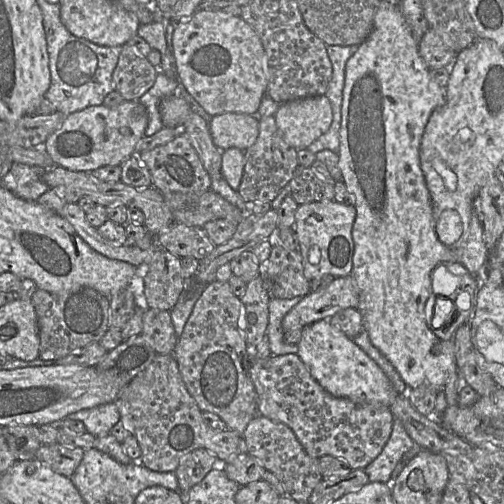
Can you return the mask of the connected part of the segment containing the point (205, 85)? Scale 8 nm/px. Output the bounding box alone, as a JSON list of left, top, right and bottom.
[173,9,269,116]

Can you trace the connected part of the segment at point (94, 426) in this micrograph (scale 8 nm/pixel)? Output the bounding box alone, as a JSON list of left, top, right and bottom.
[65,402,120,436]

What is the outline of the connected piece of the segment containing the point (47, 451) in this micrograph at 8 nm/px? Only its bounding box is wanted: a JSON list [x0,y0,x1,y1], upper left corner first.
[35,443,84,477]

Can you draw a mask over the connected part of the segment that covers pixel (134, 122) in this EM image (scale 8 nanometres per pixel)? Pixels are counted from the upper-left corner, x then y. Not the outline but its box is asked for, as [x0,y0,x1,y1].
[44,100,148,172]

